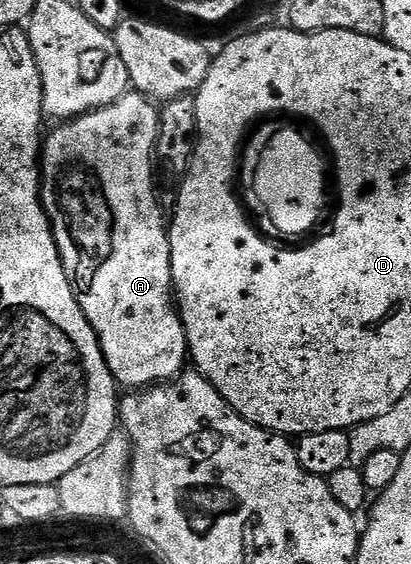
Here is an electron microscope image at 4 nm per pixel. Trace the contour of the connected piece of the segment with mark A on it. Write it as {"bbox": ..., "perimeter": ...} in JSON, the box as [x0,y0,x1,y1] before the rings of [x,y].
{"bbox":[41,93,189,389],"perimeter":[[[127,93],[119,101],[115,101],[111,105],[106,107],[100,107],[98,111],[88,111],[85,115],[78,115],[76,119],[70,119],[68,121],[61,121],[56,124],[57,127],[53,132],[46,134],[43,139],[43,146],[41,148],[41,203],[45,207],[46,213],[49,215],[49,224],[53,226],[53,236],[57,242],[57,248],[61,254],[61,263],[65,266],[65,271],[69,274],[69,278],[73,284],[74,291],[77,292],[77,300],[79,305],[83,309],[83,313],[87,317],[87,321],[91,325],[91,329],[95,329],[97,334],[97,340],[99,345],[103,349],[103,357],[107,361],[107,365],[111,369],[114,379],[117,380],[118,384],[125,389],[144,389],[154,385],[160,385],[162,383],[170,382],[177,378],[181,374],[183,368],[187,363],[187,356],[189,354],[189,342],[185,336],[185,326],[181,320],[181,313],[177,310],[175,302],[175,292],[173,289],[173,278],[171,277],[171,245],[169,244],[169,228],[167,226],[167,215],[161,212],[161,203],[157,200],[157,191],[153,188],[153,179],[155,180],[155,156],[153,150],[157,144],[157,134],[161,128],[161,112],[158,104],[154,100],[146,99],[145,96],[136,93]]]}

